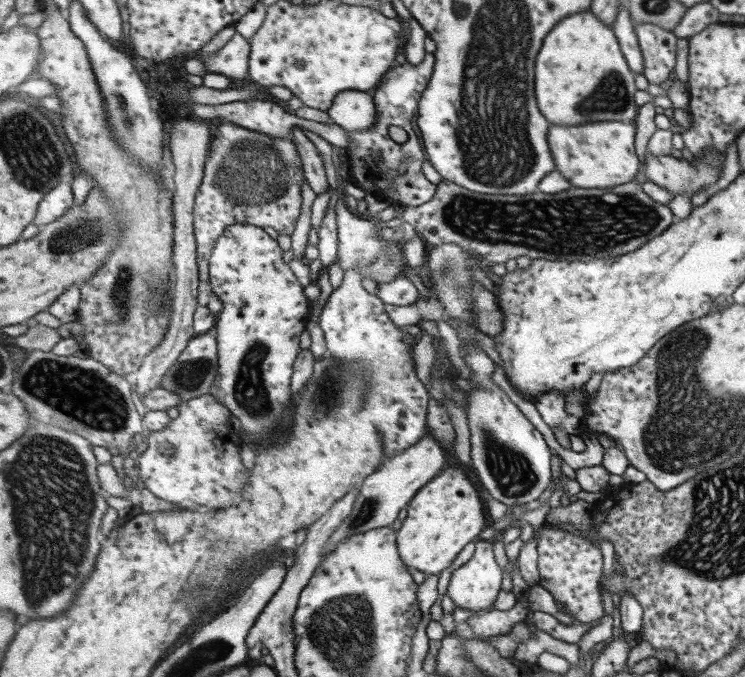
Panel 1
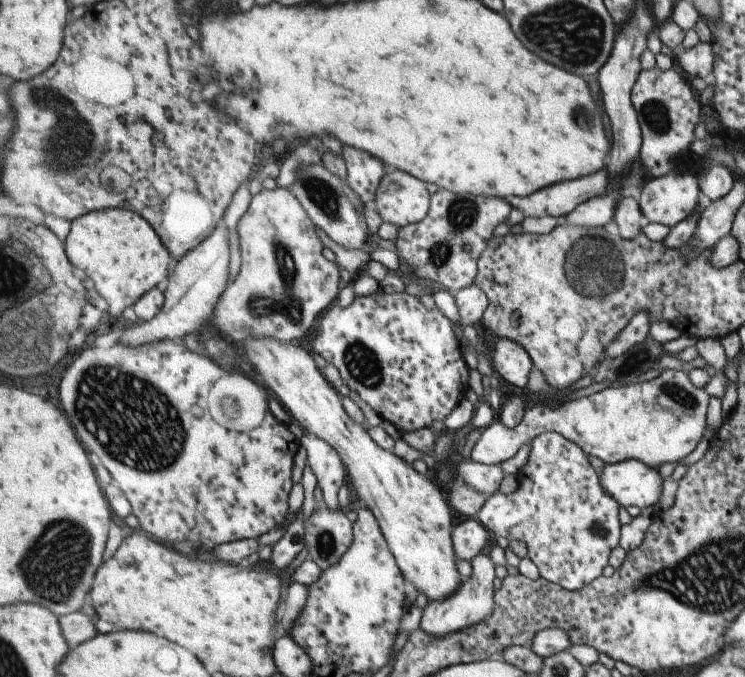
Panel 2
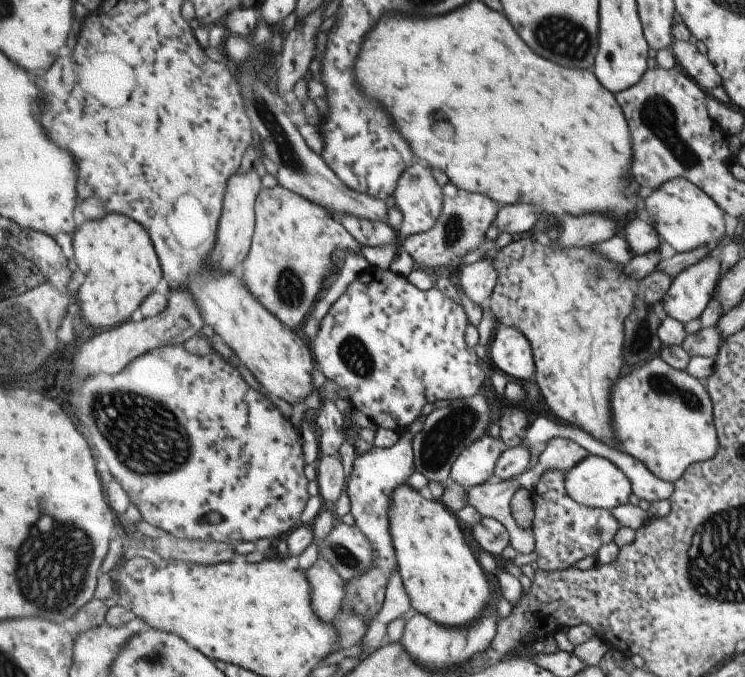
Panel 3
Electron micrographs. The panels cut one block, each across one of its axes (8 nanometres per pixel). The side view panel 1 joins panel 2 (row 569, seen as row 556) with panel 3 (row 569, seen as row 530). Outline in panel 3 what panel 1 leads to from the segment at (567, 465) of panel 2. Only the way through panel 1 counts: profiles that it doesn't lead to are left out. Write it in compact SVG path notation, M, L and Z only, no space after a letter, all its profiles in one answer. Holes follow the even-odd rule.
M563 469L545 471L540 476L539 482L531 487L534 509L536 510L536 517L532 524L532 531L536 536L536 562L539 568L545 572L566 571L575 567L584 558L597 557L602 546L614 542L622 527L622 524L609 509L581 504L569 494L566 487L568 472Z

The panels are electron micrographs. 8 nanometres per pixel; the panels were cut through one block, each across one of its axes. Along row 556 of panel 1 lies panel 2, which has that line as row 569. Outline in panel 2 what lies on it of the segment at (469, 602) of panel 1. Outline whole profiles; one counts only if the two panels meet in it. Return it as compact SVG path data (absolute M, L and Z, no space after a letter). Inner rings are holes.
M478 554L471 562L472 573L470 577L454 592L440 601L431 601L423 608L420 628L430 635L445 636L462 631L464 628L481 623L483 619L494 614L496 591L493 588L495 580L495 562L487 554Z

